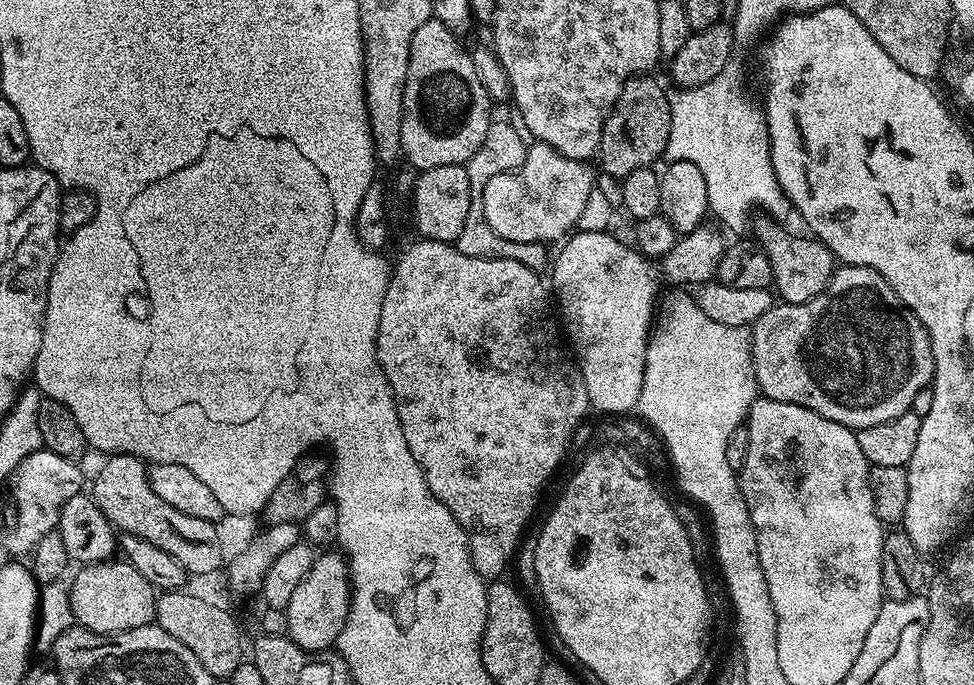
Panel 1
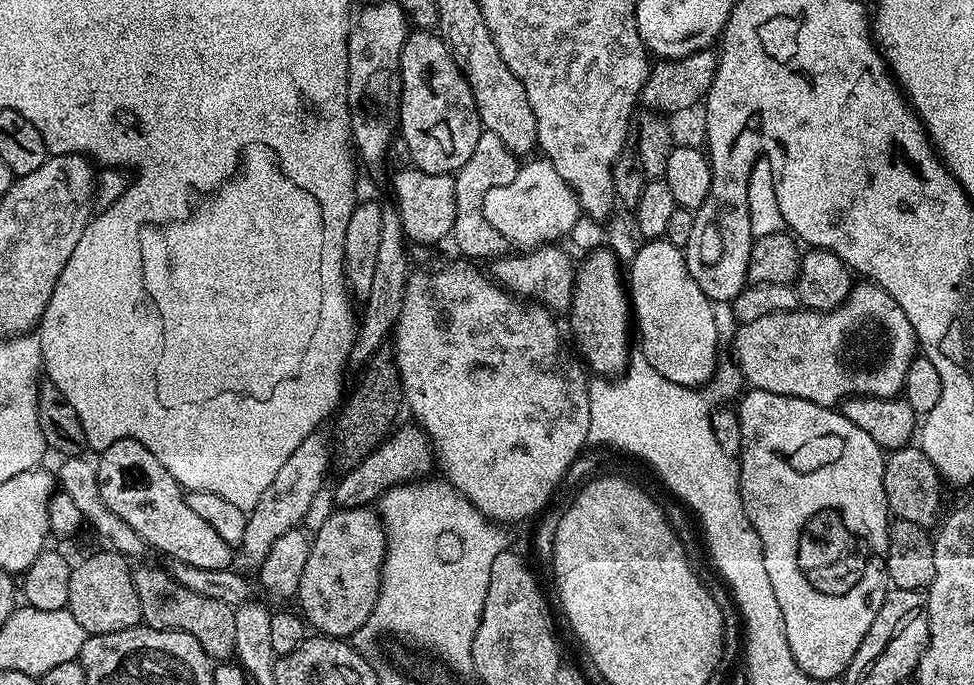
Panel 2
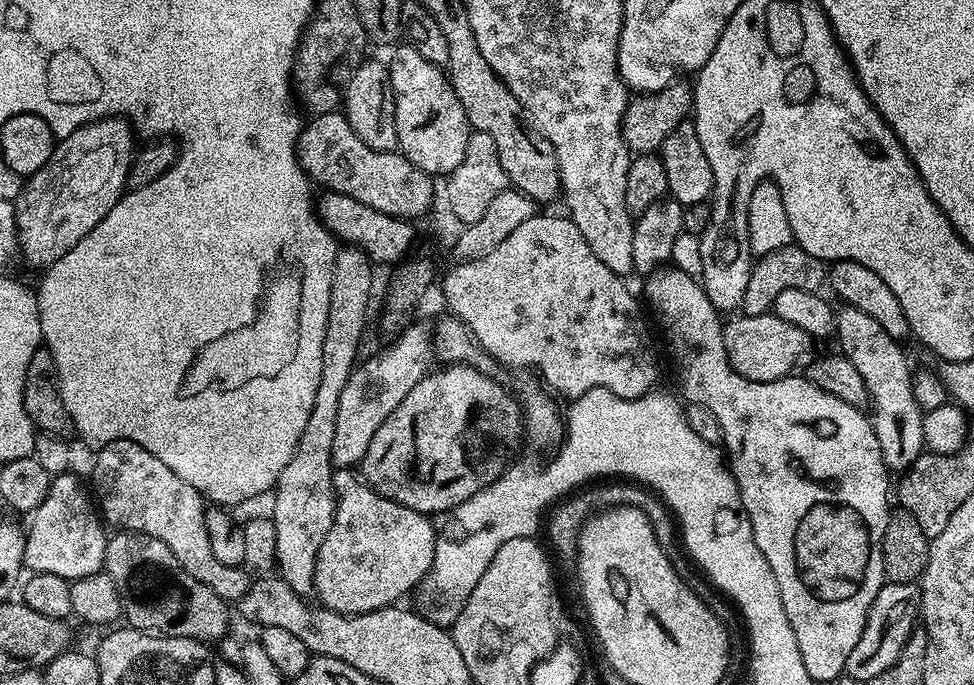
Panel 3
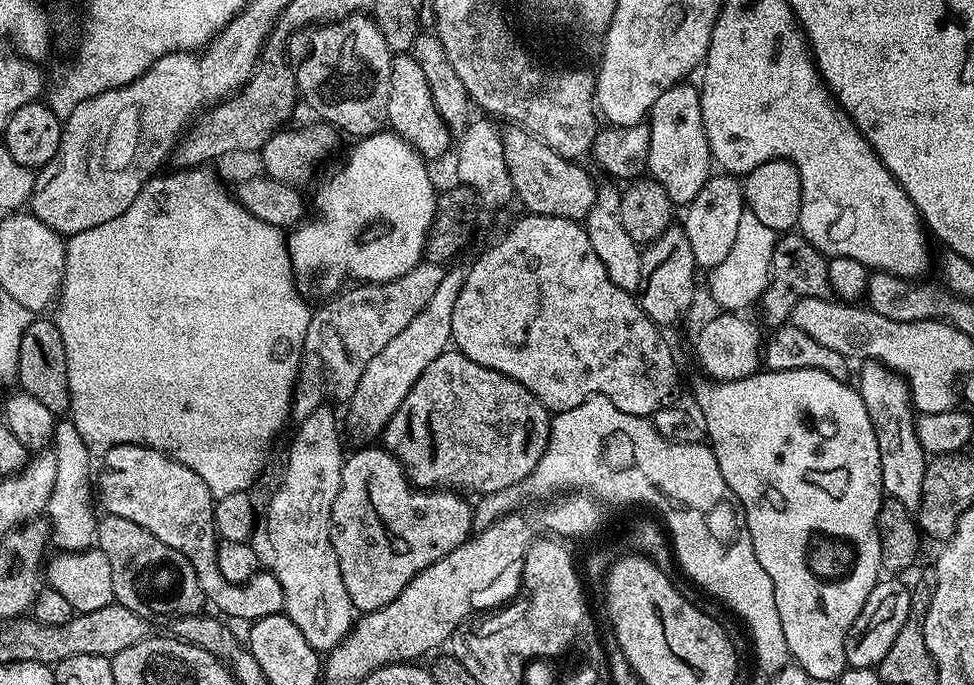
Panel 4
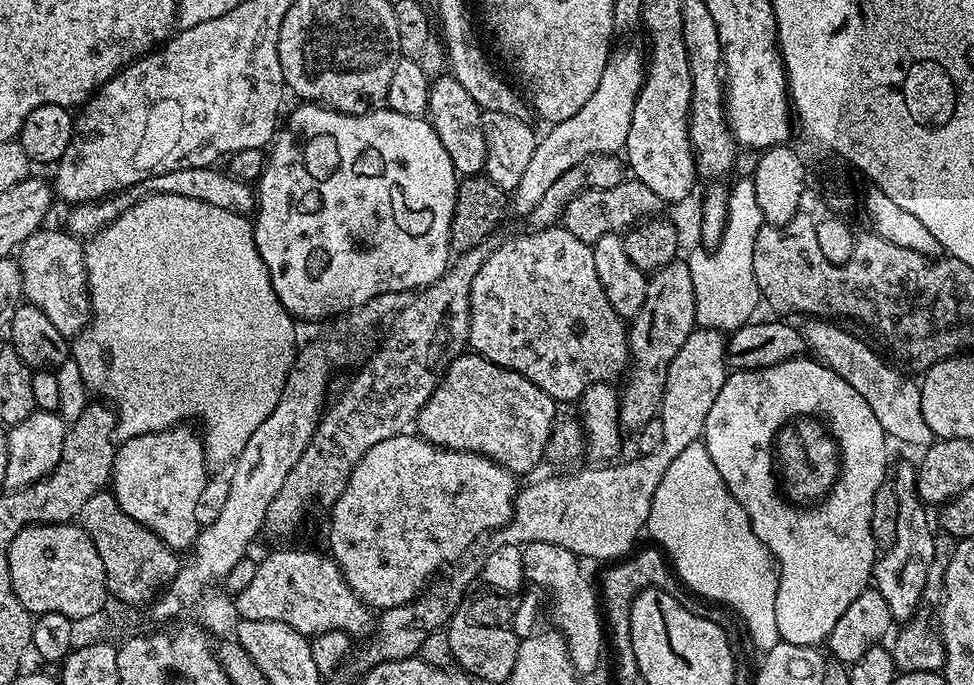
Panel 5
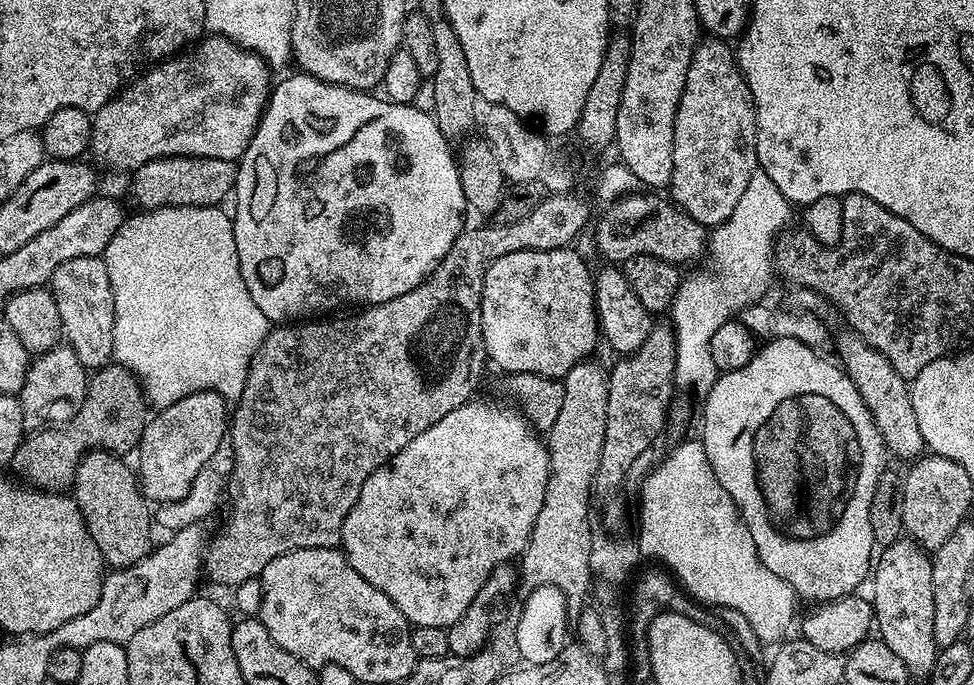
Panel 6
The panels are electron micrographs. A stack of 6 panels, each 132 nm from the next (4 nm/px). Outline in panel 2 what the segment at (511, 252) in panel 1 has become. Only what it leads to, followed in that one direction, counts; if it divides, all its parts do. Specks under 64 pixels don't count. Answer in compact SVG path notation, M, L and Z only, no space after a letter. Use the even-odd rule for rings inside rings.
M481 131L477 144L474 146L474 154L470 154L466 166L462 166L455 172L454 182L454 226L452 227L451 243L456 243L456 248L461 252L461 257L469 261L485 260L491 262L499 257L509 255L510 245L490 222L486 222L484 203L486 194L494 186L505 184L510 178L514 178L518 167L518 157L494 134Z

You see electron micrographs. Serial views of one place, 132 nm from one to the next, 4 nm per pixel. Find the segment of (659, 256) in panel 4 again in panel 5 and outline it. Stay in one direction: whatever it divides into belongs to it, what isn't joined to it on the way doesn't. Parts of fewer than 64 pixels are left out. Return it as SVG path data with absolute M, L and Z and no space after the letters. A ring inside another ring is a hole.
M677 258L648 276L646 302L642 302L642 310L630 321L630 363L626 369L626 379L623 381L624 389L621 387L618 392L620 422L625 429L639 430L651 420L657 419L670 362L674 362L674 354L682 350L686 338L690 338L690 334L696 331L697 327L694 282L690 279L687 263Z

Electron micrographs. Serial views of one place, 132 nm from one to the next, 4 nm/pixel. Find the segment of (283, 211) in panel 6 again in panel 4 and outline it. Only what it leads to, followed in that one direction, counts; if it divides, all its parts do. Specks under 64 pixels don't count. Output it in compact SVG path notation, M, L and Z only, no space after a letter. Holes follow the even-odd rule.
M391 130L378 131L373 136L357 139L353 144L356 145L349 150L348 161L329 180L321 182L320 189L313 194L312 200L310 196L310 206L311 209L312 206L314 208L313 214L311 211L310 218L301 220L286 236L296 289L301 296L312 302L320 302L337 295L345 287L344 279L347 276L352 282L385 284L394 278L402 278L402 274L414 270L414 266L418 266L424 260L426 238L436 213L438 199L438 187L436 188L427 166L424 165L427 164L425 157L415 152L402 137ZM388 164L393 164L396 168L404 168L404 204L398 197L392 196L388 200L388 205L379 204L376 200L364 200L357 208L344 208L341 212L336 209L336 199L339 198L340 192L344 196L354 195L356 180L376 180L379 176L387 174Z

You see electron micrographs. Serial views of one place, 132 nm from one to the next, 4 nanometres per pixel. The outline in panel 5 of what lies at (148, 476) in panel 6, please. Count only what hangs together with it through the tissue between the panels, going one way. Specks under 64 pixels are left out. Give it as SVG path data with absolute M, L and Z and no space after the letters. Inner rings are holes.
M181 422L175 428L167 428L161 432L129 436L123 443L117 447L110 477L110 491L118 506L123 512L130 514L134 522L146 526L154 535L162 538L162 542L166 542L169 548L191 549L202 527L196 517L198 498L210 479L210 464L204 454L201 433L195 427Z

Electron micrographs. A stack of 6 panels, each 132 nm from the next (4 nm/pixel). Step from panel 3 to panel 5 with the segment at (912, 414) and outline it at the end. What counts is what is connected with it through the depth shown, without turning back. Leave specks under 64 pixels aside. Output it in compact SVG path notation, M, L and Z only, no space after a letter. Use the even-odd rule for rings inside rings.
M908 464L897 468L895 465L890 483L898 498L898 534L894 534L894 542L876 561L874 587L886 598L893 621L907 622L921 611L926 574L930 574L930 562L934 562L936 536L933 521L932 524L928 521L929 509L916 493L916 468Z

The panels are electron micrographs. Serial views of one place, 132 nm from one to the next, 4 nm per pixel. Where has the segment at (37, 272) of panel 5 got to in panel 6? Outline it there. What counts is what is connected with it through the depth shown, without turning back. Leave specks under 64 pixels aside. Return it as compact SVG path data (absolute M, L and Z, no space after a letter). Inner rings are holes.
M98 256L70 258L54 270L50 281L54 302L58 302L58 318L63 339L78 354L78 362L89 370L104 367L113 359L114 338L114 290L110 286L110 274L106 274L103 259Z

